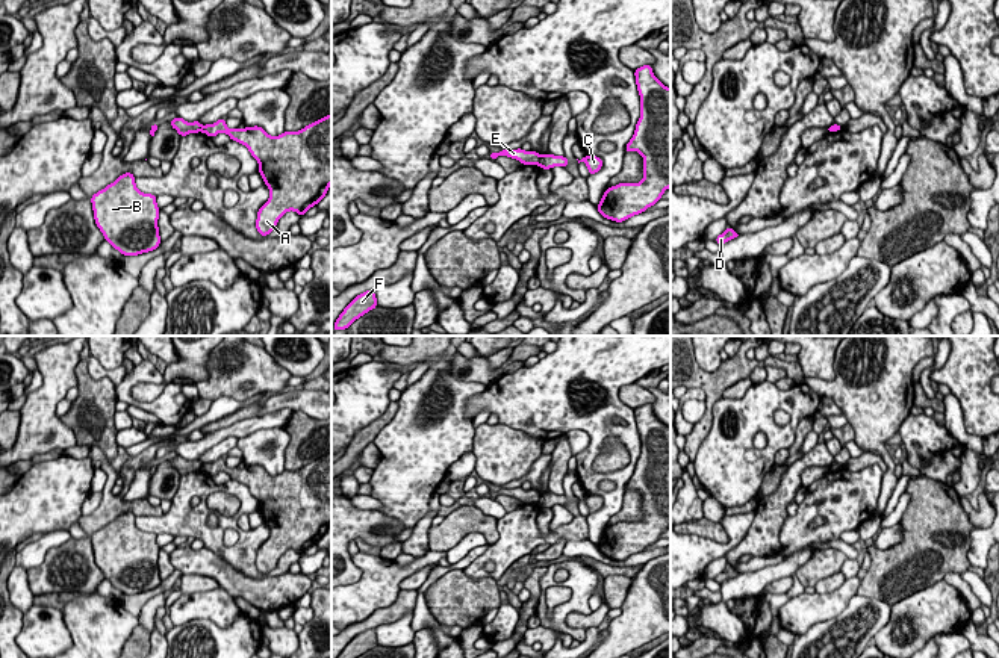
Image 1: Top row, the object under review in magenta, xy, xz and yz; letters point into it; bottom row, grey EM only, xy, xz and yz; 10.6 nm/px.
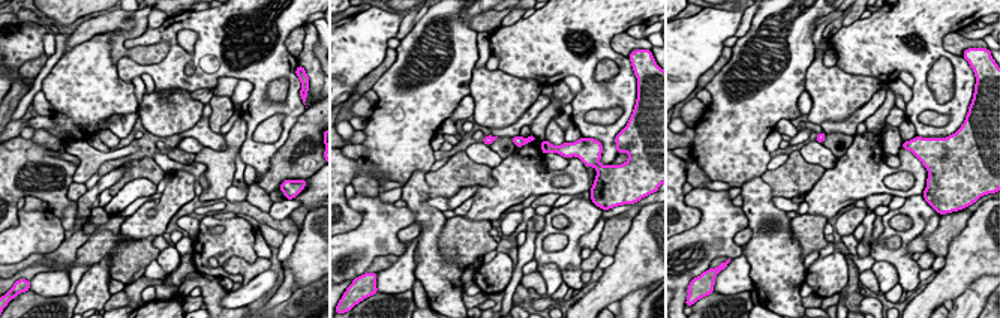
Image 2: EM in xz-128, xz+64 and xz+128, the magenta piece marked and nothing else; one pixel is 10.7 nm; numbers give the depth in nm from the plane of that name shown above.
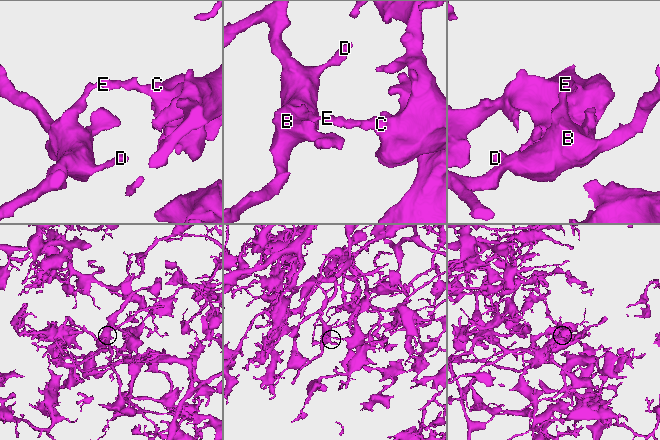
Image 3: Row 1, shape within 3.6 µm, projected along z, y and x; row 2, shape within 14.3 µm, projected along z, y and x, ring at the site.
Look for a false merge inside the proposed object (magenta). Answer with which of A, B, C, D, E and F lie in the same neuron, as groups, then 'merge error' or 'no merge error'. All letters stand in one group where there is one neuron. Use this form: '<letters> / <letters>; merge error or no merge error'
A C / B D E F; merge error

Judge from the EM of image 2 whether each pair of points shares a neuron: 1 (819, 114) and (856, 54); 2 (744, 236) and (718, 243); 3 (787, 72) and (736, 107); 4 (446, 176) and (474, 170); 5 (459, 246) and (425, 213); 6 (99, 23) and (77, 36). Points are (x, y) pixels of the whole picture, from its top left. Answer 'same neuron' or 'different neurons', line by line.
1: different neurons
2: different neurons
3: same neuron
4: same neuron
5: different neurons
6: same neuron

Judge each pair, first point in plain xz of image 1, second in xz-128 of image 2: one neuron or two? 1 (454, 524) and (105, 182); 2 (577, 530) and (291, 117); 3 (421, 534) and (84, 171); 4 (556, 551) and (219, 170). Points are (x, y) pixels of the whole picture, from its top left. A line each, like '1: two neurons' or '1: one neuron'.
1: two neurons
2: two neurons
3: two neurons
4: one neuron

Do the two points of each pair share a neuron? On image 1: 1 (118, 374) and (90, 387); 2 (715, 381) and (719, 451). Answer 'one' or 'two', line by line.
1: two
2: two

